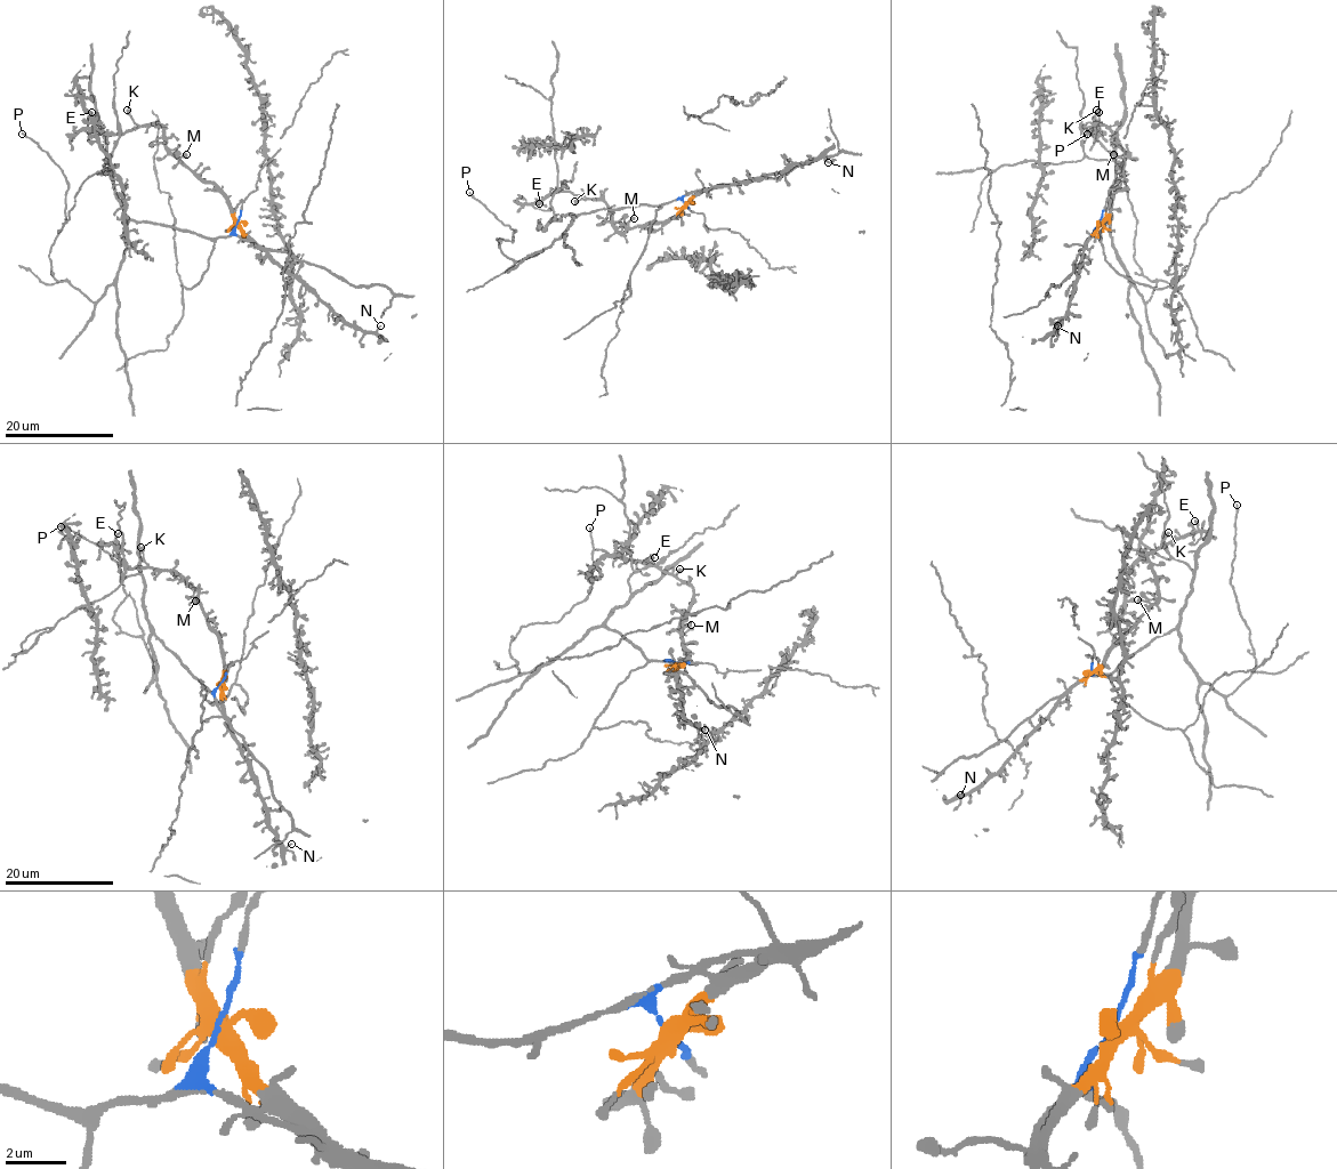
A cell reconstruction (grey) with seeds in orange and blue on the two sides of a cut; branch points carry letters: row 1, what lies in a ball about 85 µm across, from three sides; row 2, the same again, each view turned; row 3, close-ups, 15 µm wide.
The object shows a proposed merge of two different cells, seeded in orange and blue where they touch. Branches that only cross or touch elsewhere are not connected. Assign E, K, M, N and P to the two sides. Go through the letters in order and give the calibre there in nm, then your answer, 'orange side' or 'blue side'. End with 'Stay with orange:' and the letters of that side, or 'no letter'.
E: 300 nm | orange side
K: 480 nm | orange side
M: 480 nm | orange side
N: 170 nm | orange side
P: 180 nm | blue side
Stay with orange: E, K, M, N

